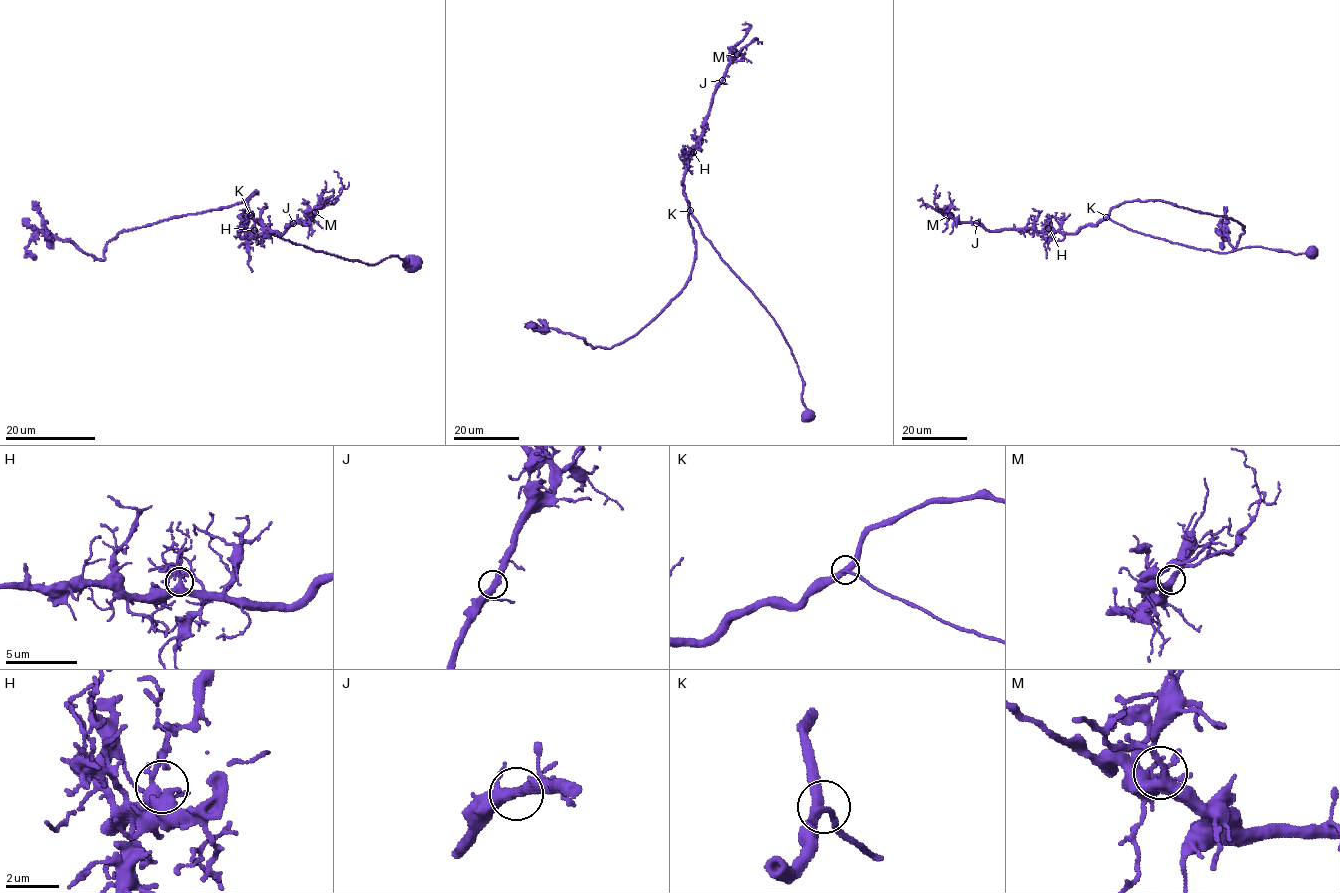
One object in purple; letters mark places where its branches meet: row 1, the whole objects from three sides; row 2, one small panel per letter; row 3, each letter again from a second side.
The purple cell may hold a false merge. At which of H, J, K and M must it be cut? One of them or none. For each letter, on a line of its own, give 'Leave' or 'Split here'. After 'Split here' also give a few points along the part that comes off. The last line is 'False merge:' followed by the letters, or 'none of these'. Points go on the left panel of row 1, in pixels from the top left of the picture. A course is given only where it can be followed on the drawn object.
H: Leave
J: Leave
K: Leave
M: Leave
False merge: none of these

